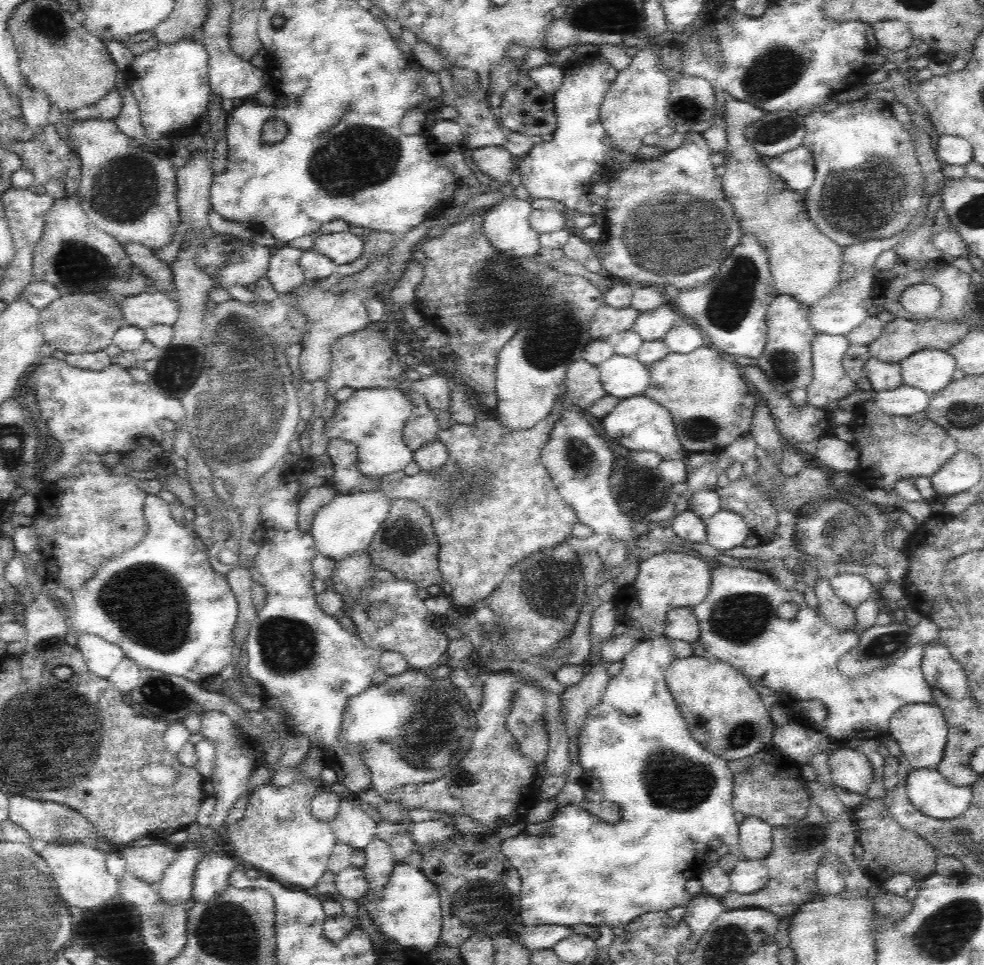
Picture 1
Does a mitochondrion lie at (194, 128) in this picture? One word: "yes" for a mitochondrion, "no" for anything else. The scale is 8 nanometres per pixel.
no

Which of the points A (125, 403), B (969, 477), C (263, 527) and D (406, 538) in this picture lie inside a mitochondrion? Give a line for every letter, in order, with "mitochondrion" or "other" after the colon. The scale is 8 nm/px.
A: other
B: other
C: other
D: mitochondrion

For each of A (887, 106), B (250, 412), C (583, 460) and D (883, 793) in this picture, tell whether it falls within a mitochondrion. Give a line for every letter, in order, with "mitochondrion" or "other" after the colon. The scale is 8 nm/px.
A: other
B: mitochondrion
C: mitochondrion
D: other

